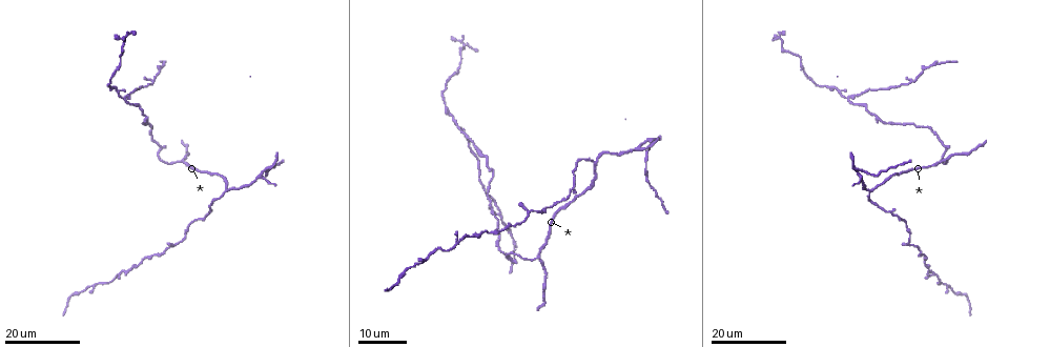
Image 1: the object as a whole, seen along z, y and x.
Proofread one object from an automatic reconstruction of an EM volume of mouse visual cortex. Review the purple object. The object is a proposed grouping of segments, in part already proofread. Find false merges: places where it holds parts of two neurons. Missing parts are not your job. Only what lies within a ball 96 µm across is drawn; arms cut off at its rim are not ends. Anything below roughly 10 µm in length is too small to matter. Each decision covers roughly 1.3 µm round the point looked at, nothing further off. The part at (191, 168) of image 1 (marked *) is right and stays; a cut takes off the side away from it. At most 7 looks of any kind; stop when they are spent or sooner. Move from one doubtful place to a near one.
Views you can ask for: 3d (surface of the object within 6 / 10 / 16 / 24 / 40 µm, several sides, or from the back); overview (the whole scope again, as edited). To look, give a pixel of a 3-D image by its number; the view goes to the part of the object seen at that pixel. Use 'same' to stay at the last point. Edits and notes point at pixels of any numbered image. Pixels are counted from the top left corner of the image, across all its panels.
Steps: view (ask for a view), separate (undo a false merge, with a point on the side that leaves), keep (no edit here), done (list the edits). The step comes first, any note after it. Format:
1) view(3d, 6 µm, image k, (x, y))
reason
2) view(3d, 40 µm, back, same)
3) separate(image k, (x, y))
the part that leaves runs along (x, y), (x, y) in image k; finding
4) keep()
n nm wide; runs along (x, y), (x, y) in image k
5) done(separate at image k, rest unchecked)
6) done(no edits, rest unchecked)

view(3d, 16 µm, image 1, (944, 158))
three-way junction

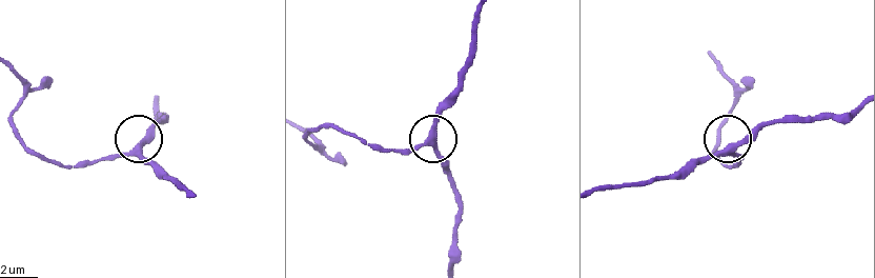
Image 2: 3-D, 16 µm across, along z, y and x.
view(3d, 10 µm, image 2, (133, 152))

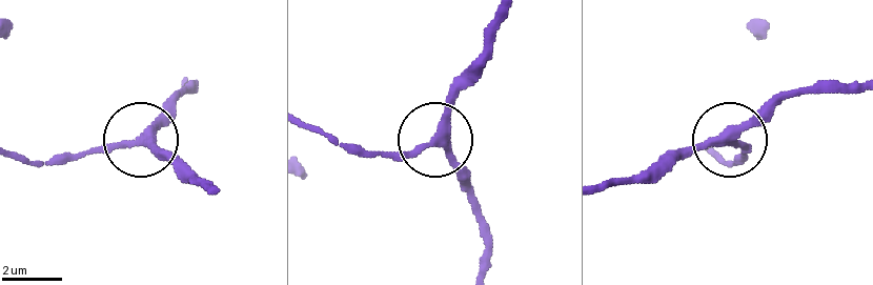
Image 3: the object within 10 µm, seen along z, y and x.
keep()
runs along (211, 192), (143, 140), (174, 100) in image 3; all the same neuron

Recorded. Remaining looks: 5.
view(3d, 24 µm, image 1, (461, 132))
side arm on a straight run

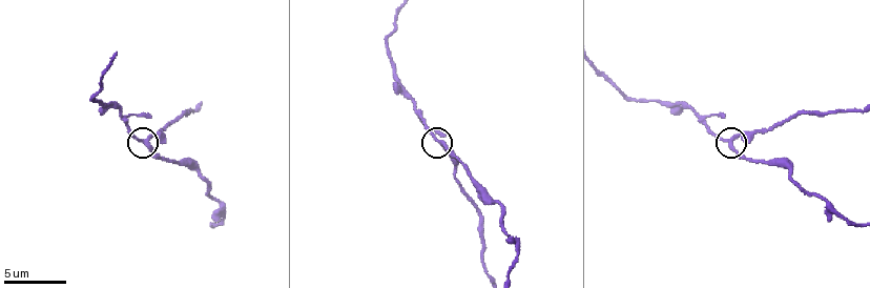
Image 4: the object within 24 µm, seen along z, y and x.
view(3d, 10 µm, image 4, (144, 139))

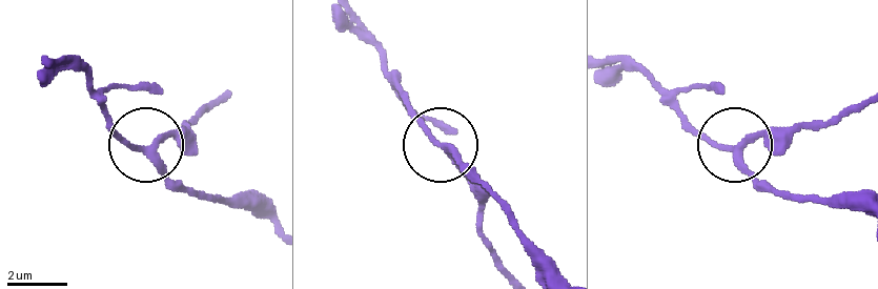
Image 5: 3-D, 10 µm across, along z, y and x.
keep()
200 nm wide; continuous, no second neuron

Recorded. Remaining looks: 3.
view(3d, 24 µm, image 1, (227, 190))

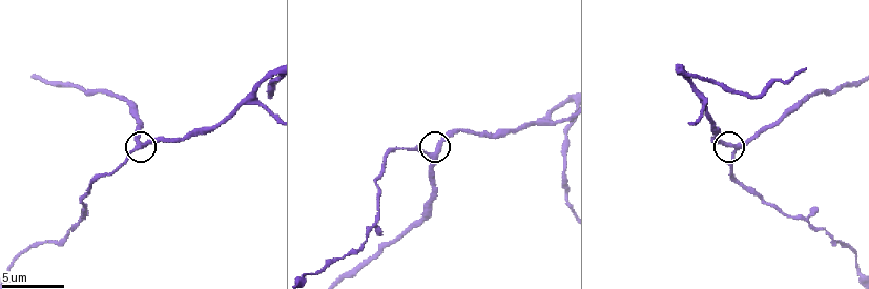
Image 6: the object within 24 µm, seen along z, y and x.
view(3d, 10 µm, image 6, (739, 147))

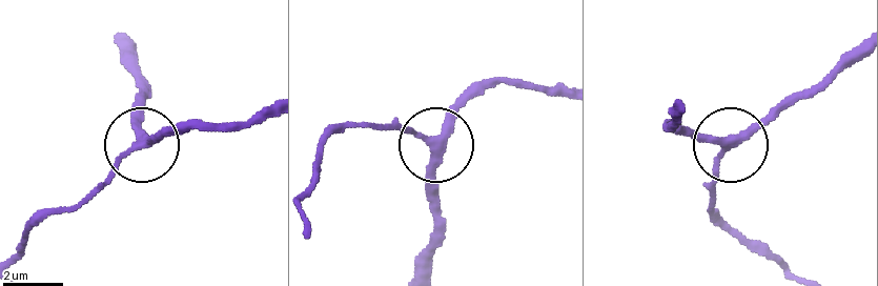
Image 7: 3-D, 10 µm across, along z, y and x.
keep()
runs along (114, 42), (142, 89), (142, 145), (199, 125) in image 7; continuous, no second neuron

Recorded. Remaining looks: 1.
done(no edits, rest unchecked)

